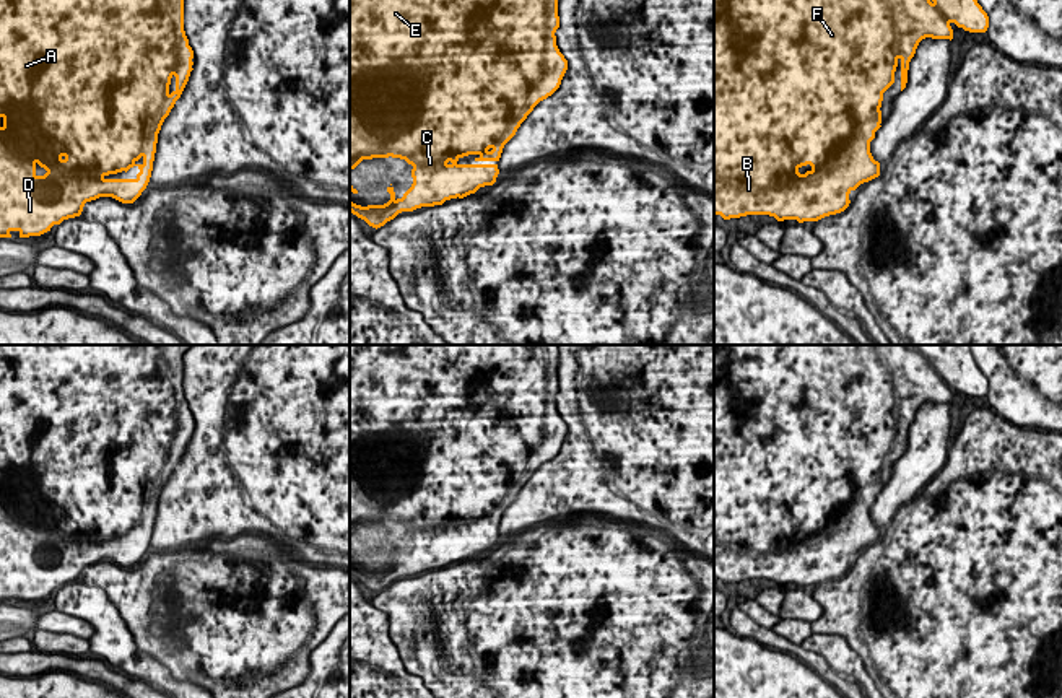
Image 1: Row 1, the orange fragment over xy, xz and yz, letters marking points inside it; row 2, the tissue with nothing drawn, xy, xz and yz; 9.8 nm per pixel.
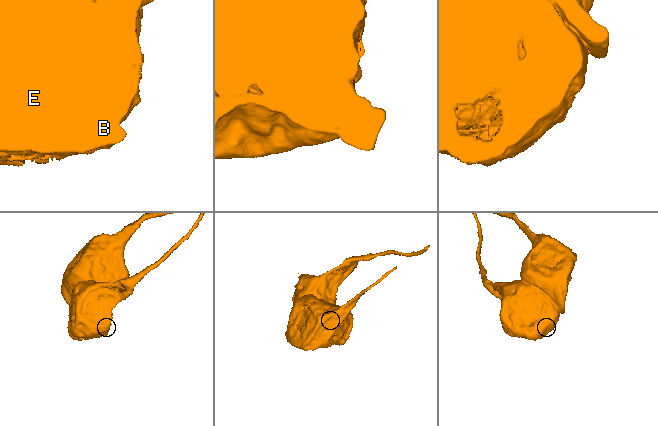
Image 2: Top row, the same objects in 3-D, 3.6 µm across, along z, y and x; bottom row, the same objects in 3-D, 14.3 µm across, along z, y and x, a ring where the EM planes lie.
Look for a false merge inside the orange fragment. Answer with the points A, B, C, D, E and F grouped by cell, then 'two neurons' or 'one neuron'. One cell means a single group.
A B D E F / C; two neurons

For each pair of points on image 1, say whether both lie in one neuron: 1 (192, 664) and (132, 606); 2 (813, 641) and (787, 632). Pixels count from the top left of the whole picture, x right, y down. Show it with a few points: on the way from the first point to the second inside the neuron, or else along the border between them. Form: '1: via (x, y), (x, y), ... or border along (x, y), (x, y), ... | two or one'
1: via (179, 646), (166, 633), (165, 623), (150, 609) | one
2: border along (813, 633), (800, 645) | two

